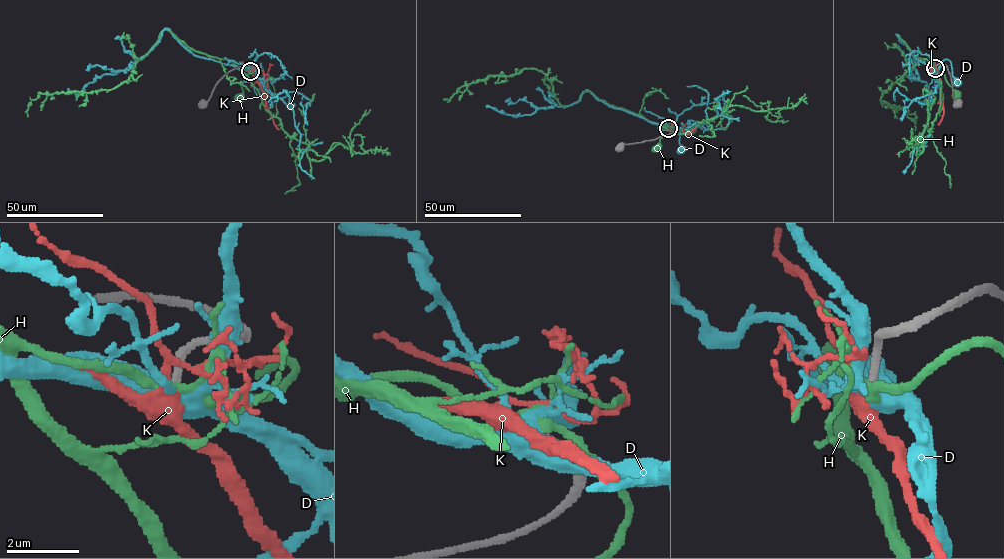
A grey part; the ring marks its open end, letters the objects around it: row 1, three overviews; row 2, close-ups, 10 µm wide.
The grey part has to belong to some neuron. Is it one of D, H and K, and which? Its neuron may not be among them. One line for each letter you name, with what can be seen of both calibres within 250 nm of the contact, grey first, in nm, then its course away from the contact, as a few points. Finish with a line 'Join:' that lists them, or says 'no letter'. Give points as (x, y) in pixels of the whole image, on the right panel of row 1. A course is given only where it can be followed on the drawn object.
K: calibres 200 and 360 nm; course (935, 68), (940, 80), (943, 112), (938, 124)
Join: K

